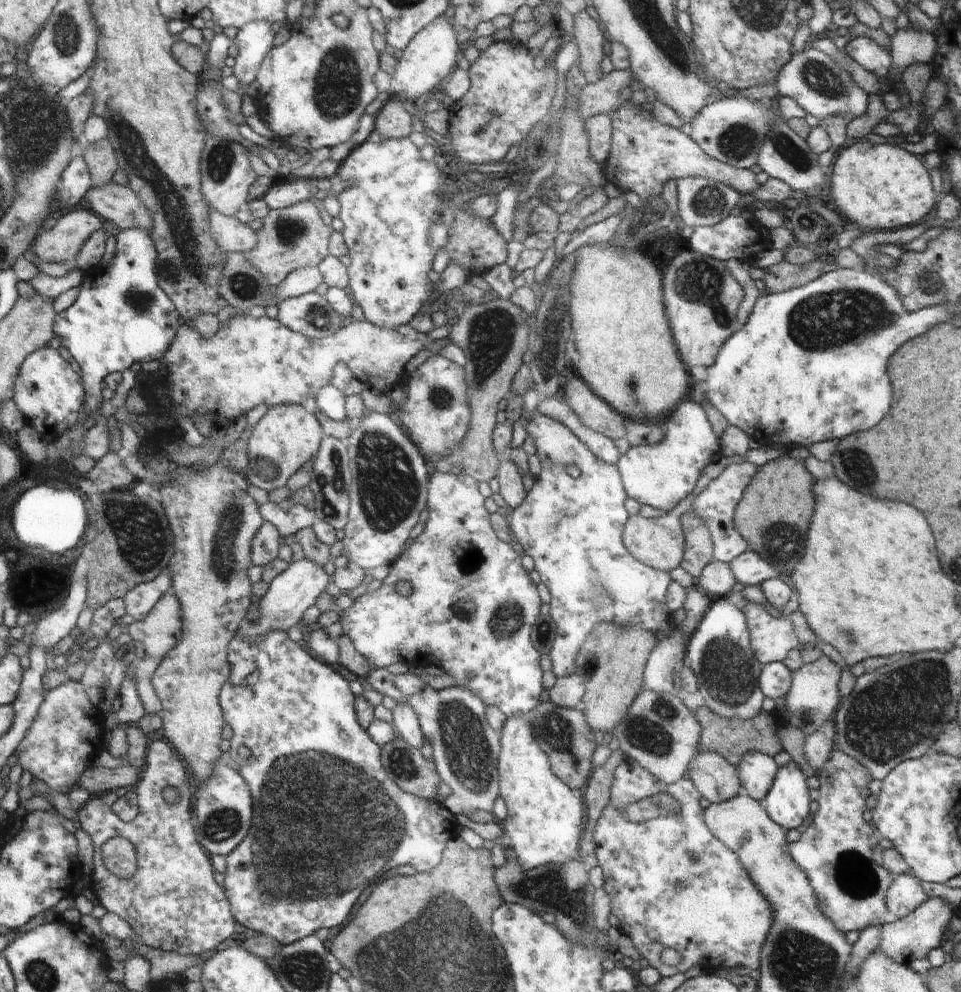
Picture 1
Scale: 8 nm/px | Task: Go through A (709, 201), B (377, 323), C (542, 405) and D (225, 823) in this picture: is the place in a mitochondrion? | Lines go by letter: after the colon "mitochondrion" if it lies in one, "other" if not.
A: mitochondrion
B: other
C: other
D: mitochondrion

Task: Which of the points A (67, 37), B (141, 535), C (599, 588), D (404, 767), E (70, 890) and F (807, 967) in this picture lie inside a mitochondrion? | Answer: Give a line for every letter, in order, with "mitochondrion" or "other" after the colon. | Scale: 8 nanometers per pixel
A: mitochondrion
B: mitochondrion
C: mitochondrion
D: mitochondrion
E: other
F: mitochondrion

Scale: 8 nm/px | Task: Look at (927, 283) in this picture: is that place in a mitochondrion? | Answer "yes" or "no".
yes

